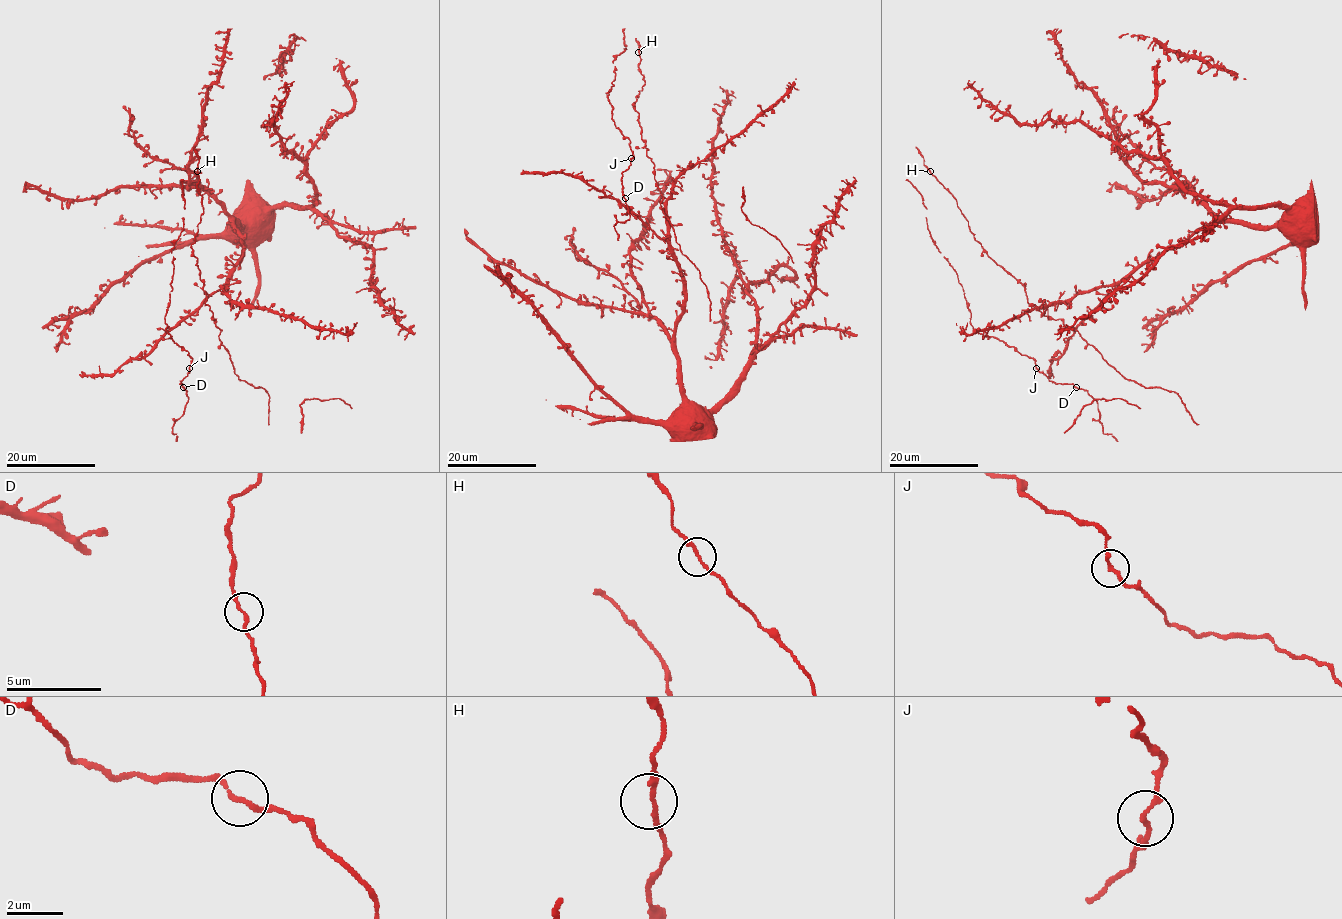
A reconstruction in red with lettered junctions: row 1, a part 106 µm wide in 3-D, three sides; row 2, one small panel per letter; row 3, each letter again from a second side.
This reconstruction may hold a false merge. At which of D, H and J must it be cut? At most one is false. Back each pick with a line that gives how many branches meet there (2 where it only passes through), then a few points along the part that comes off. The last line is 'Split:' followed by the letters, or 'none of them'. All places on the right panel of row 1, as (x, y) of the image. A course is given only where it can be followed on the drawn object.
Split: none of them

